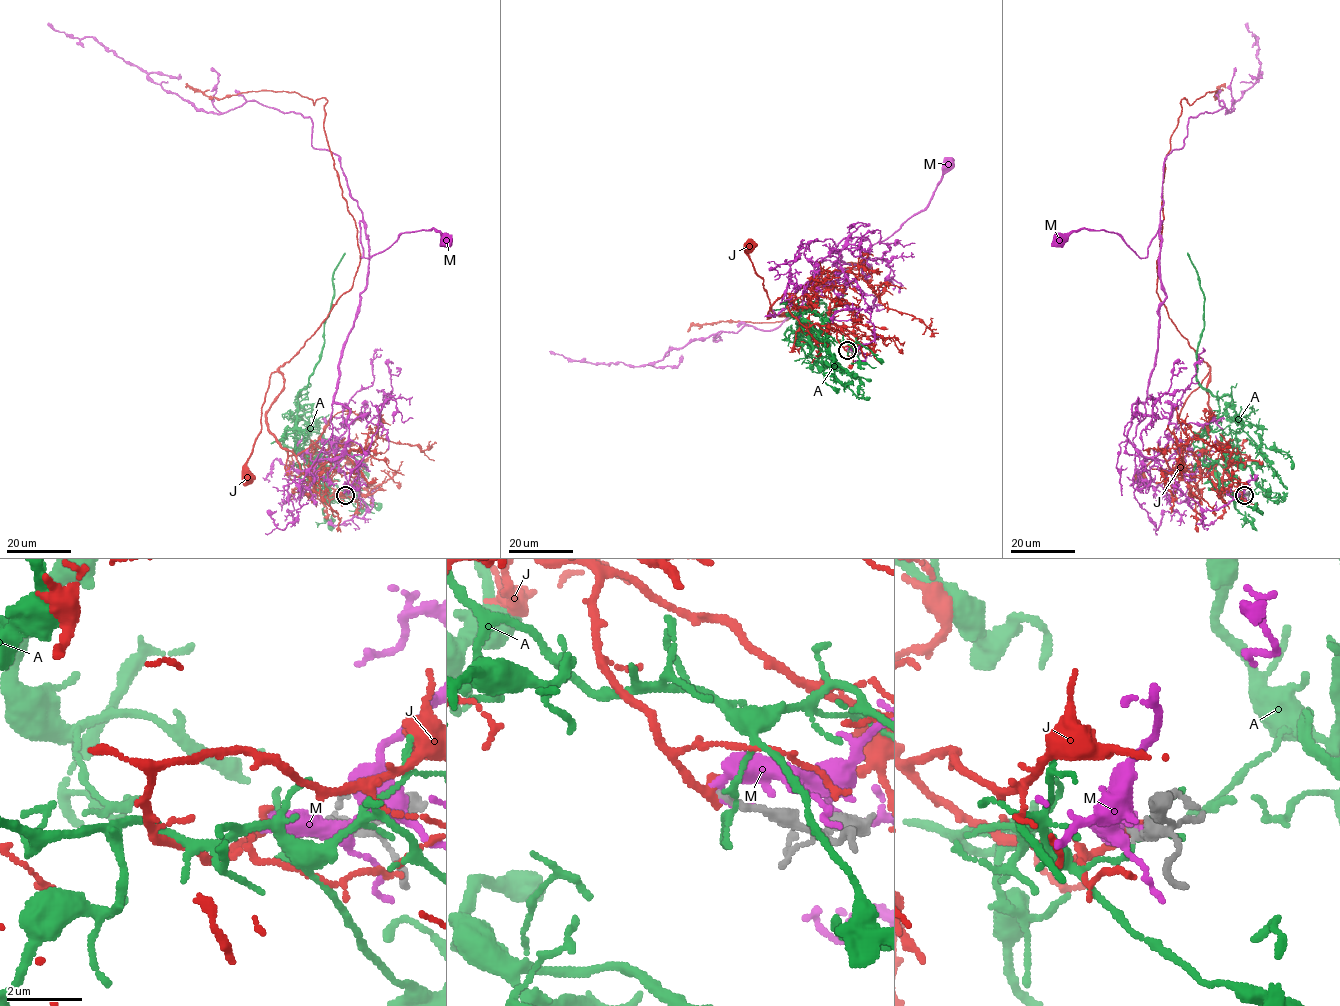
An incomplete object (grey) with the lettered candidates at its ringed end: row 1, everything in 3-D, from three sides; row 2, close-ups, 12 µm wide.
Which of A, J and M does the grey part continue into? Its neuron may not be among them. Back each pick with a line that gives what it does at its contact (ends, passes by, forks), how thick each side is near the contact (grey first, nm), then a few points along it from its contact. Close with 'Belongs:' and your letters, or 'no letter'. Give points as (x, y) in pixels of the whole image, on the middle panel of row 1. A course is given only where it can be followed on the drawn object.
Belongs: no letter

